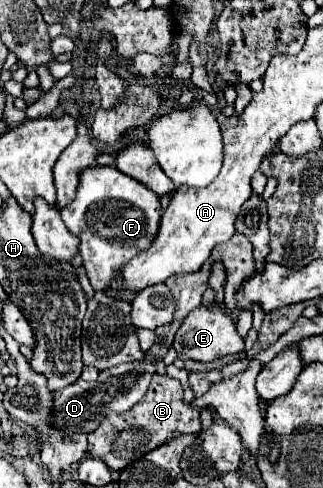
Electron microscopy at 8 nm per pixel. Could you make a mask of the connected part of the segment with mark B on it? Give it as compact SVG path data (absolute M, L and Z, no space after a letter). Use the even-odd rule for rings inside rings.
M156 375L152 377L150 389L142 401L138 401L128 413L110 413L102 419L100 427L88 433L88 453L102 459L110 469L122 471L144 453L162 445L174 433L198 433L200 431L200 409L190 407L182 399L182 385L178 379Z

